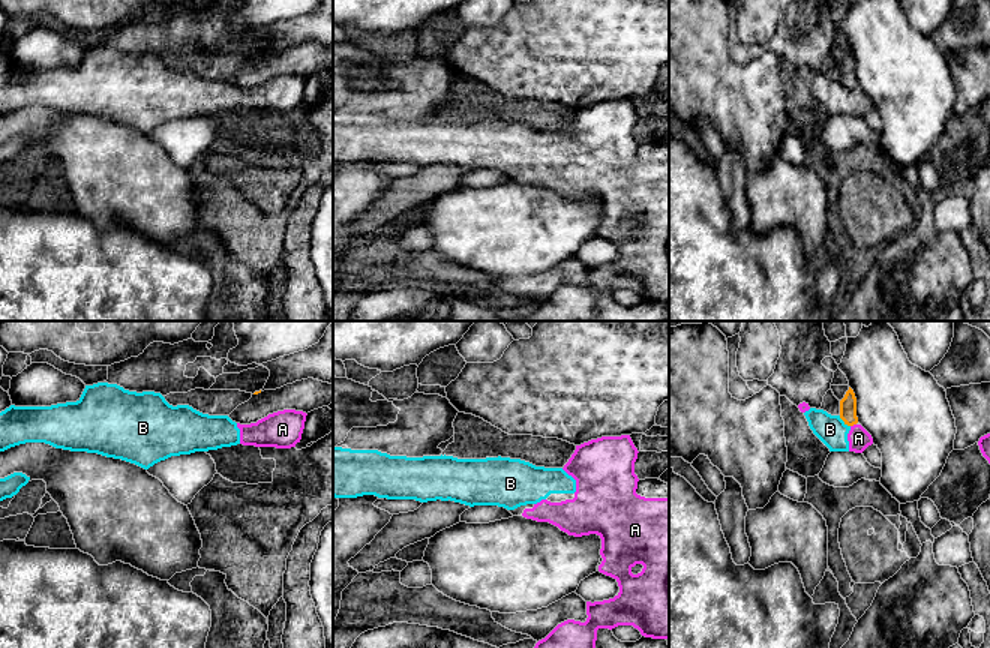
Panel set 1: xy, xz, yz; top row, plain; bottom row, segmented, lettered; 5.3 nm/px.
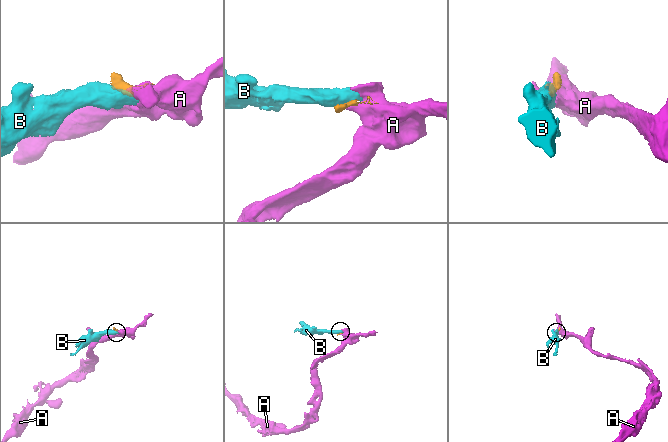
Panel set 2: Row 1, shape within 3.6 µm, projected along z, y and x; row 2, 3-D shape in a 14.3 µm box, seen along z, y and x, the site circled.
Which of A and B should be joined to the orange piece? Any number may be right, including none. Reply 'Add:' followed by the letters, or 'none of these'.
Add: none of these

